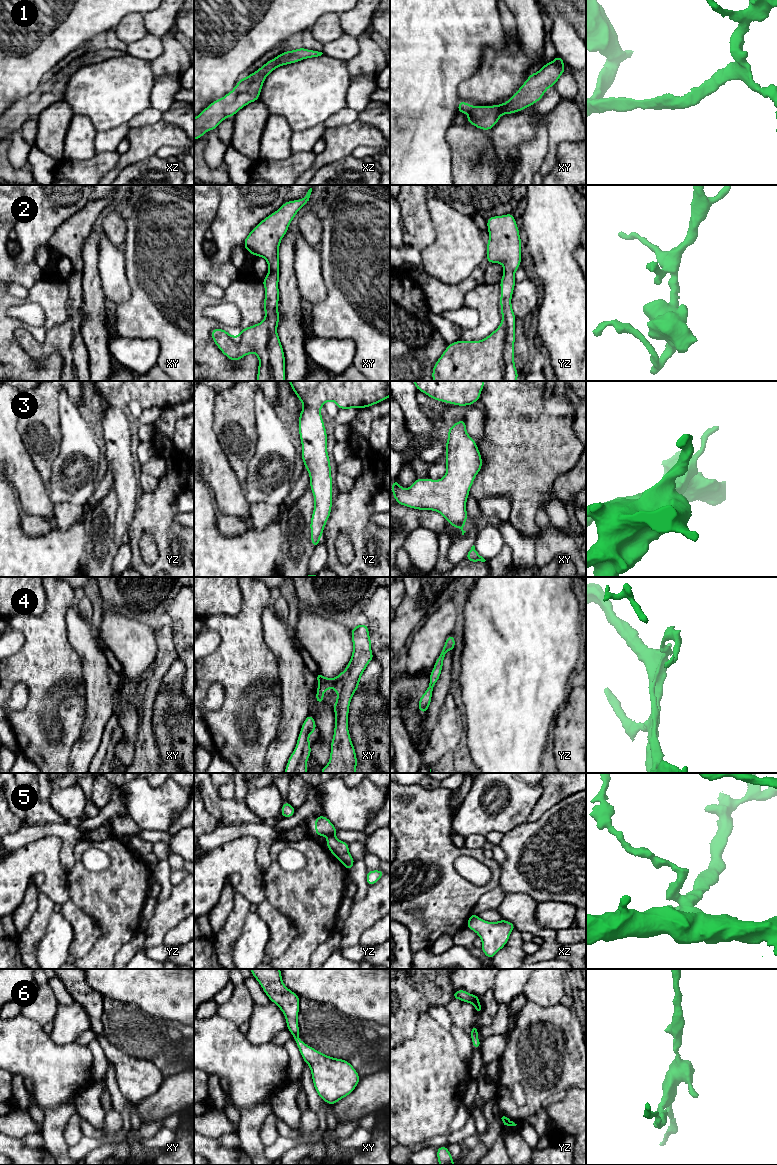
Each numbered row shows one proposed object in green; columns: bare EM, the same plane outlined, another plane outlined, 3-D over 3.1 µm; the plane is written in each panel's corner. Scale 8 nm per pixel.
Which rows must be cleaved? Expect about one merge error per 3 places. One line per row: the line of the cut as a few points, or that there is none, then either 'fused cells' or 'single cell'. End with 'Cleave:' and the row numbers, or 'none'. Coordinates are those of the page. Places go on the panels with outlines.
1: cut none; single cell
2: cut none; single cell
3: cut none; single cell
4: cut none; single cell
5: cut yz (347, 851), (337, 857); fused cells
6: cut none; single cell
Cleave: 5

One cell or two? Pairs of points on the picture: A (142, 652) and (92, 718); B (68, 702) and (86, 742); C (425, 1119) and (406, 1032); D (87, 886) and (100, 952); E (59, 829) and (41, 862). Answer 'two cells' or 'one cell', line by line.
A: two cells
B: two cells
C: two cells
D: one cell
E: two cells

